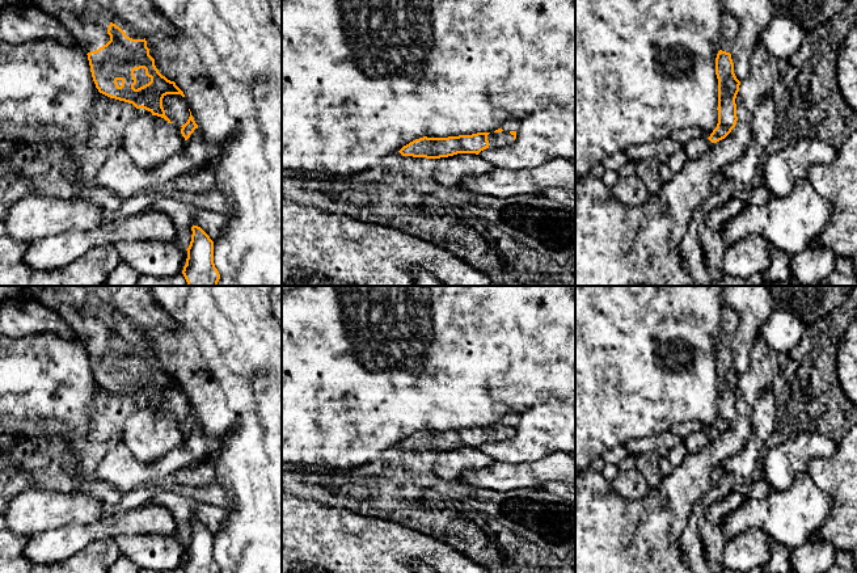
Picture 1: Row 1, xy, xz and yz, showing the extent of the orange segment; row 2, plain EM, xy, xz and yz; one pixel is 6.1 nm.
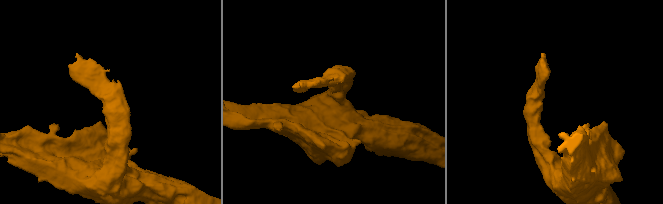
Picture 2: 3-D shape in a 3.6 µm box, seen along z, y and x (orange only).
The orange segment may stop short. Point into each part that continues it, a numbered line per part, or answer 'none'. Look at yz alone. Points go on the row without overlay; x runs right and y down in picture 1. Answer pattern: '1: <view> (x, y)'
1: yz (729, 317)

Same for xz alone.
1: xz (495, 433)

